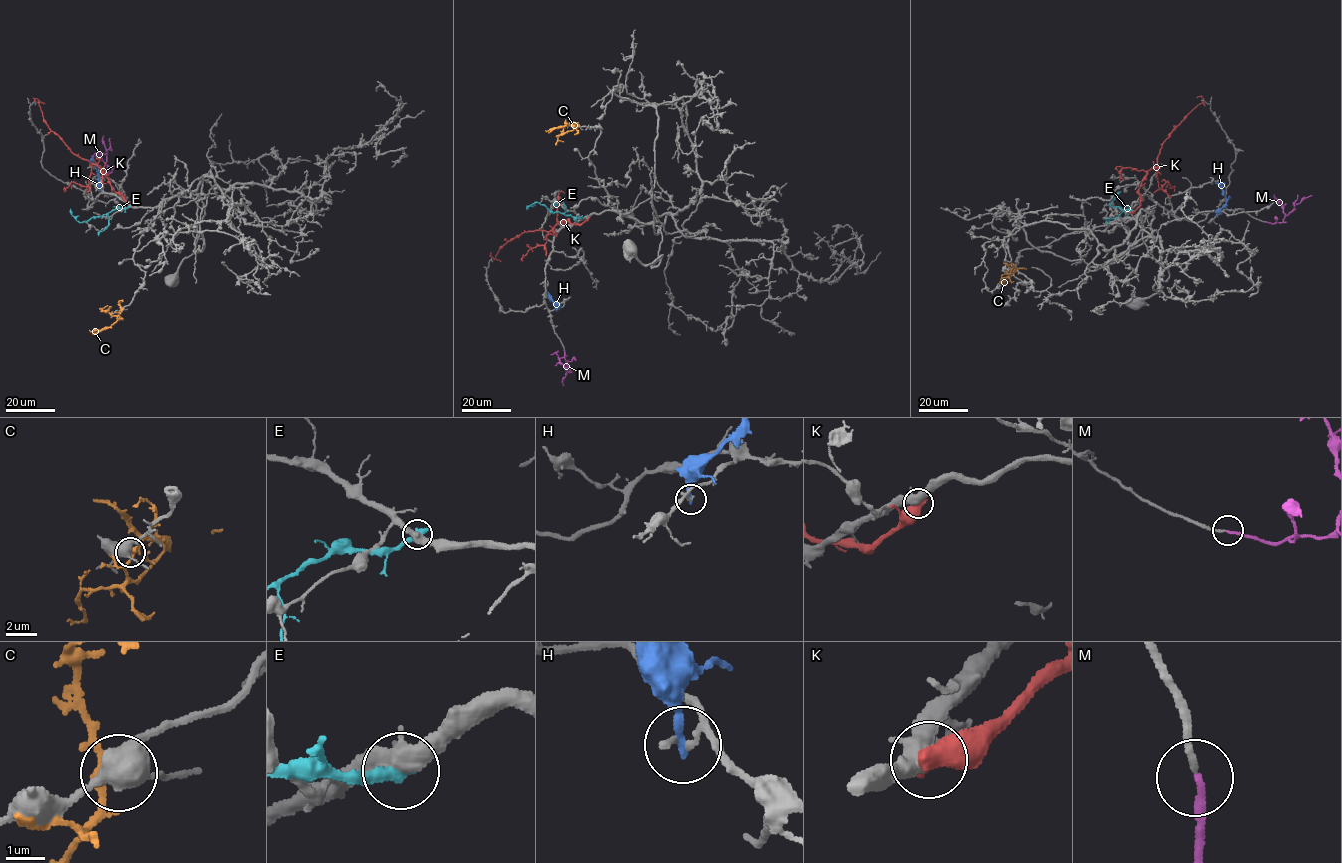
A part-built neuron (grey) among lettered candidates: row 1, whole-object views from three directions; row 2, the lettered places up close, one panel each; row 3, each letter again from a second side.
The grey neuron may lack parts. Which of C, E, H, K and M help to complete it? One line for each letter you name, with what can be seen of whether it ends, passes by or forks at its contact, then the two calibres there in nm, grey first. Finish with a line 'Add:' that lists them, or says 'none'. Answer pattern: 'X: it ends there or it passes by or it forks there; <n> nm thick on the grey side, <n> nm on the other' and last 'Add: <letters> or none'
M: it ends there; 170 nm thick on the grey side, 200 nm on the other
Add: M

